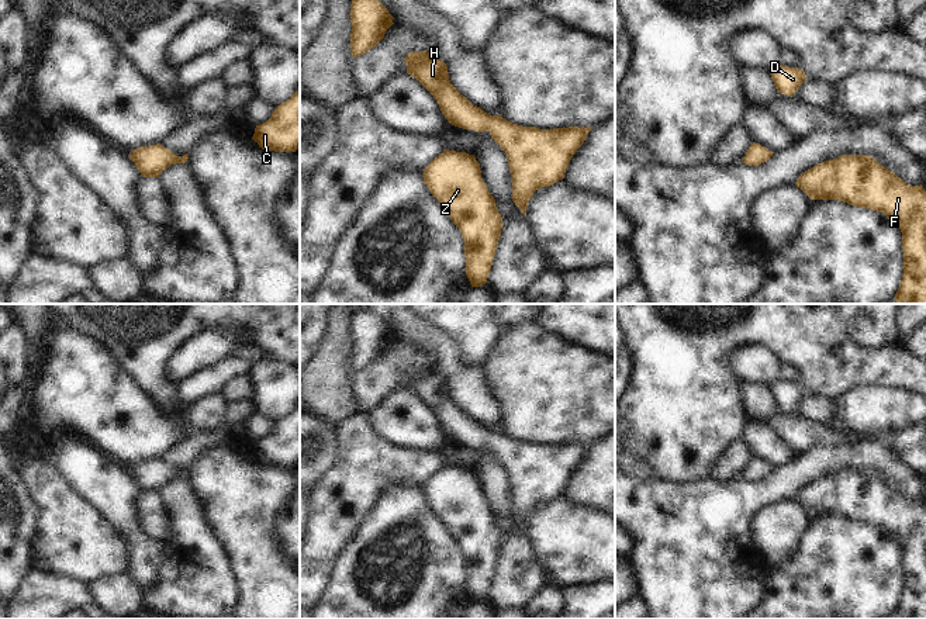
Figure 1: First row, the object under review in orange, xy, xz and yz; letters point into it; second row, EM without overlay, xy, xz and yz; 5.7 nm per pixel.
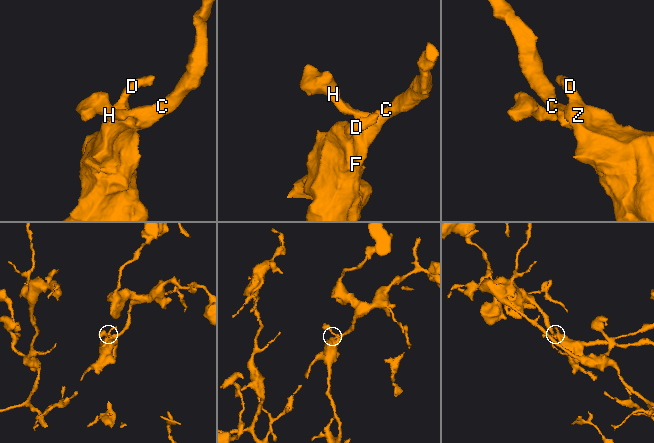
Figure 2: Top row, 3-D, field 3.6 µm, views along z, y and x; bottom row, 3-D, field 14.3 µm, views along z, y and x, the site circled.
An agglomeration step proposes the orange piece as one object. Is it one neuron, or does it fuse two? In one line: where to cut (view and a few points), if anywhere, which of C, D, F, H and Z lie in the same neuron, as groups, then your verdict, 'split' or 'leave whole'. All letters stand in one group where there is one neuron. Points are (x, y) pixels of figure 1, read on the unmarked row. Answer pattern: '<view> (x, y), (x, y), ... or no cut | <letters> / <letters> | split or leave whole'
no cut | C D F H Z | leave whole

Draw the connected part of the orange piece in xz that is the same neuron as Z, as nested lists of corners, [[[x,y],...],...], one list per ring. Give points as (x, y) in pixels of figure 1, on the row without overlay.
[[[445,464],[424,484],[424,498],[462,547],[471,602],[486,599],[502,532],[481,494],[480,478],[474,470]]]

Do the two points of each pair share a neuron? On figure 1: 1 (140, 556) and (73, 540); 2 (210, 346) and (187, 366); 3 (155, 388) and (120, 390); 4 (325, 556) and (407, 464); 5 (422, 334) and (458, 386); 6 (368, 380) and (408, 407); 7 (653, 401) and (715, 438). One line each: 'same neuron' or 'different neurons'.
1: different neurons
2: same neuron
3: different neurons
4: same neuron
5: same neuron
6: different neurons
7: same neuron

